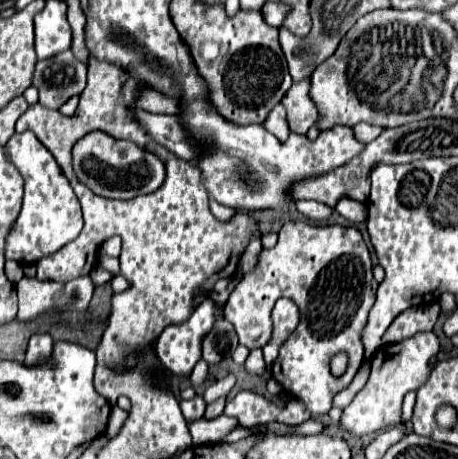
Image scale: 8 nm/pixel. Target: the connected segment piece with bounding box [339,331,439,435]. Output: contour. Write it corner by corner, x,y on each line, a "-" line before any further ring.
433,331
417,333
409,339
383,345
379,351
375,351
373,363
371,363
371,375
365,387
355,395
351,405
341,415
341,421
339,421
341,431
353,433
353,435
369,435
389,427
391,423
399,423
405,393
411,389
419,389
427,381
427,375
431,375
433,371
433,365
429,363
429,359
437,357
437,353
439,353
439,339

